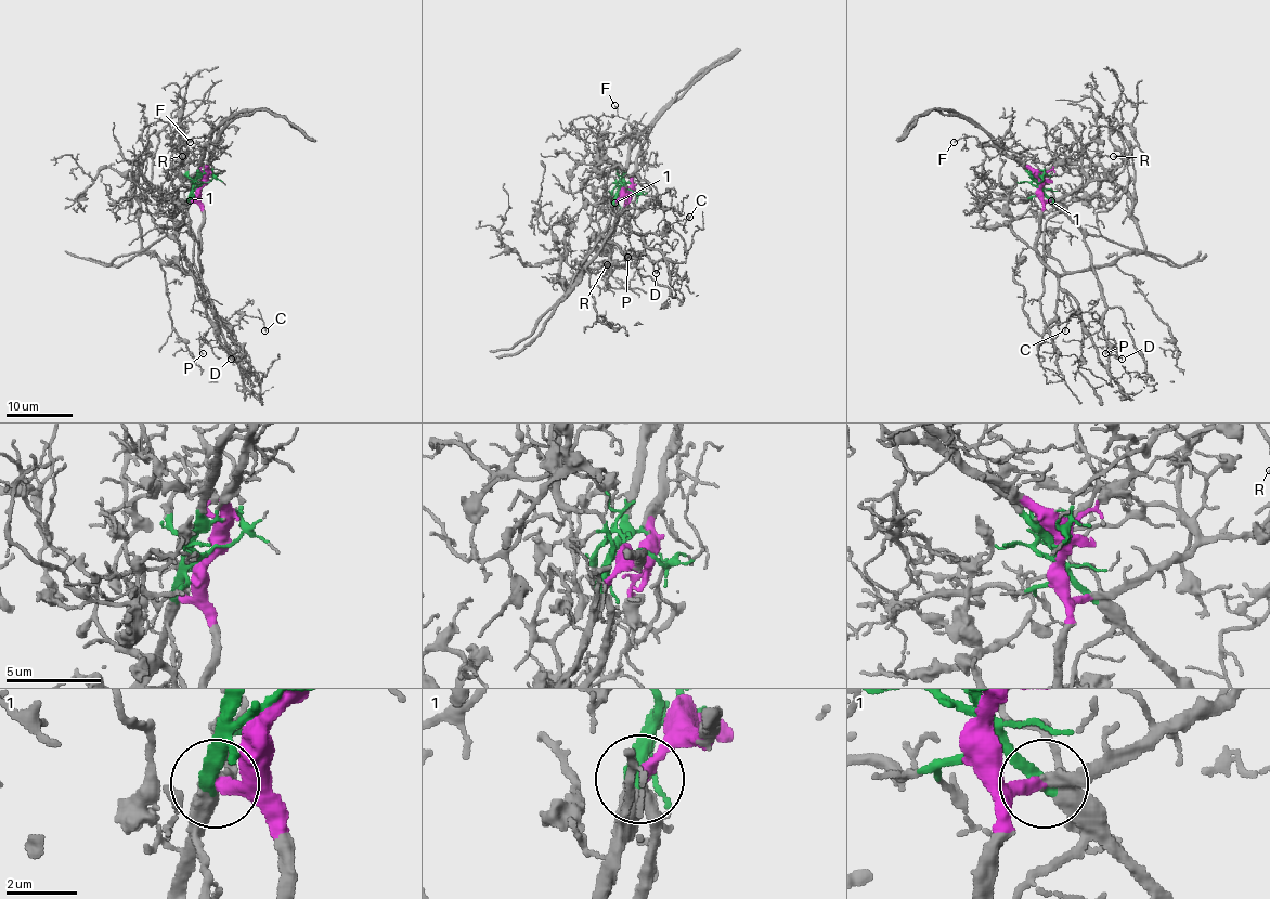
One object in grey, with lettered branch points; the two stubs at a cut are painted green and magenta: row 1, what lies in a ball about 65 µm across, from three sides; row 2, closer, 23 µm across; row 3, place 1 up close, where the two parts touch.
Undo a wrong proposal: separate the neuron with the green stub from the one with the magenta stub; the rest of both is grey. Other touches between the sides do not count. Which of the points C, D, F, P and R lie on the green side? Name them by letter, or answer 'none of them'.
D, F, P

